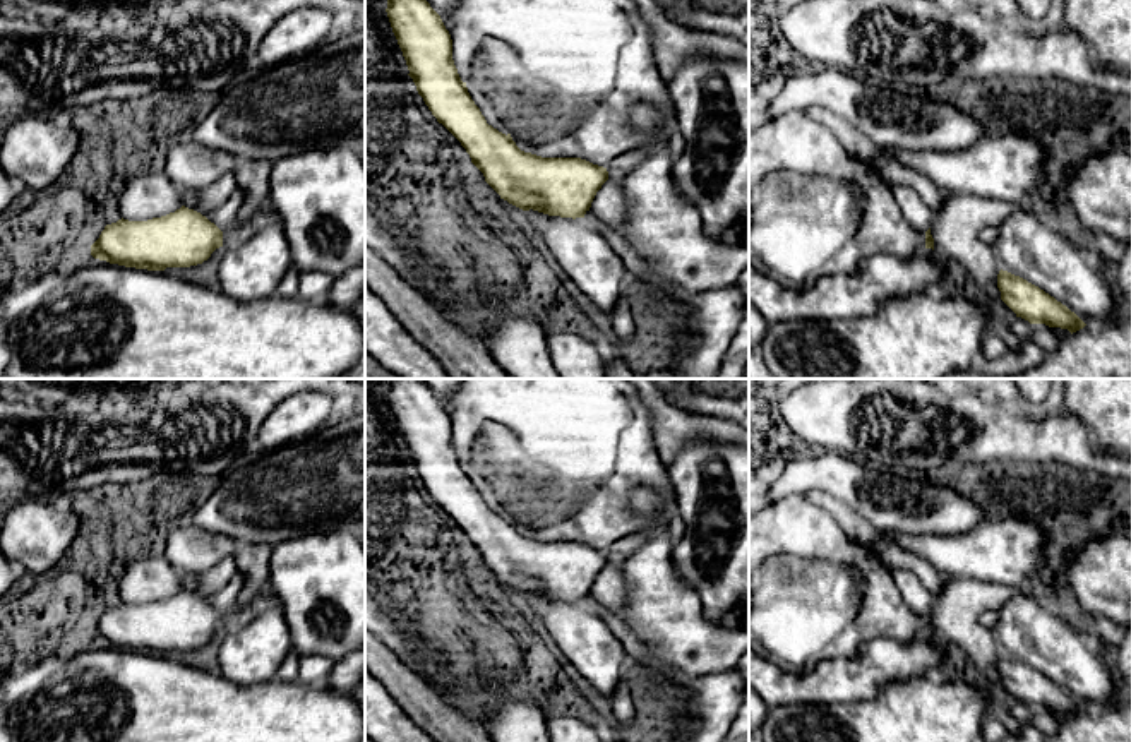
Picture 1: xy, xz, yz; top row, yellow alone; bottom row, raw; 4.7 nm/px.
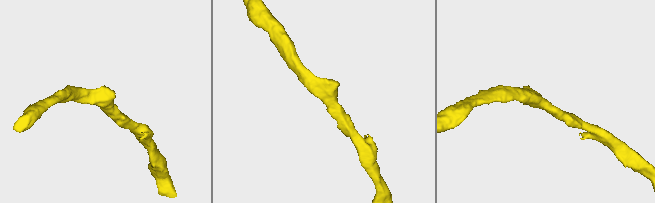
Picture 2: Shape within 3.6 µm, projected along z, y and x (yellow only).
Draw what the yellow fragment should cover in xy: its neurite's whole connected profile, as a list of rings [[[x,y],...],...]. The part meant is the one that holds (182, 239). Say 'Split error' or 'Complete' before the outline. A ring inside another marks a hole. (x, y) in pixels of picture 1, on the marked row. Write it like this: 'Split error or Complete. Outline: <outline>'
Complete. Outline: [[[182,206],[147,221],[106,224],[91,255],[125,267],[165,271],[202,264],[223,247],[223,231],[200,212]]]

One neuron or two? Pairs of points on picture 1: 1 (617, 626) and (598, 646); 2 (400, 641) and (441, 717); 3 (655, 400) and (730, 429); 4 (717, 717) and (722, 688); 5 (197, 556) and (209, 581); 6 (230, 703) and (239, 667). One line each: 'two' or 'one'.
1: two
2: two
3: one
4: one
5: two
6: two

